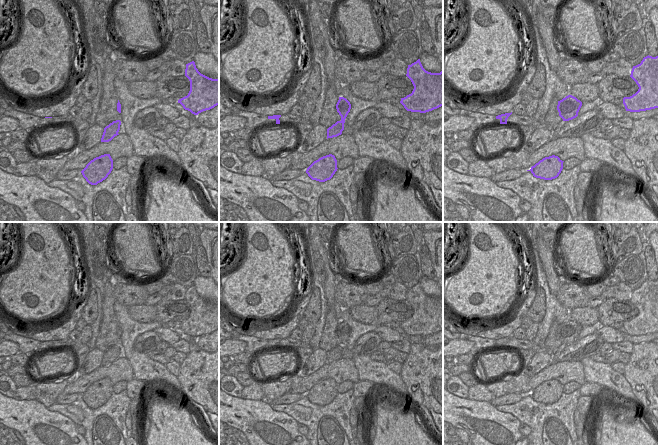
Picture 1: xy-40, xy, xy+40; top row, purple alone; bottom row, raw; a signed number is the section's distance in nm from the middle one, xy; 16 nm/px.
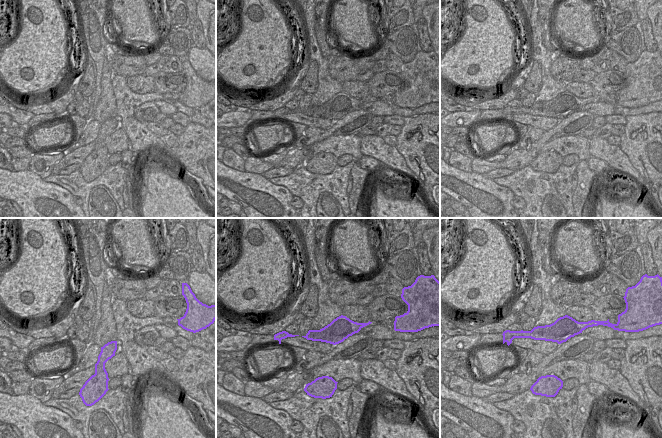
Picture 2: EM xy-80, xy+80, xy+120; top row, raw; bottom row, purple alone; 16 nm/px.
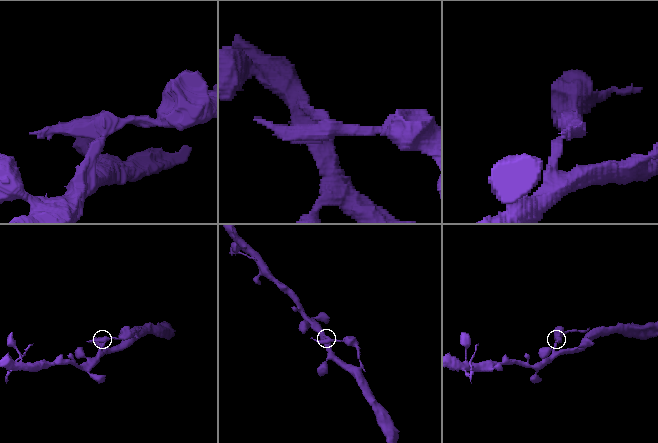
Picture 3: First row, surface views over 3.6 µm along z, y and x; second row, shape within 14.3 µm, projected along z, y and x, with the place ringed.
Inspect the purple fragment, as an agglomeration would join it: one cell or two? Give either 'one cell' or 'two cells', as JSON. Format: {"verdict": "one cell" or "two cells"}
{"verdict": "two cells"}

